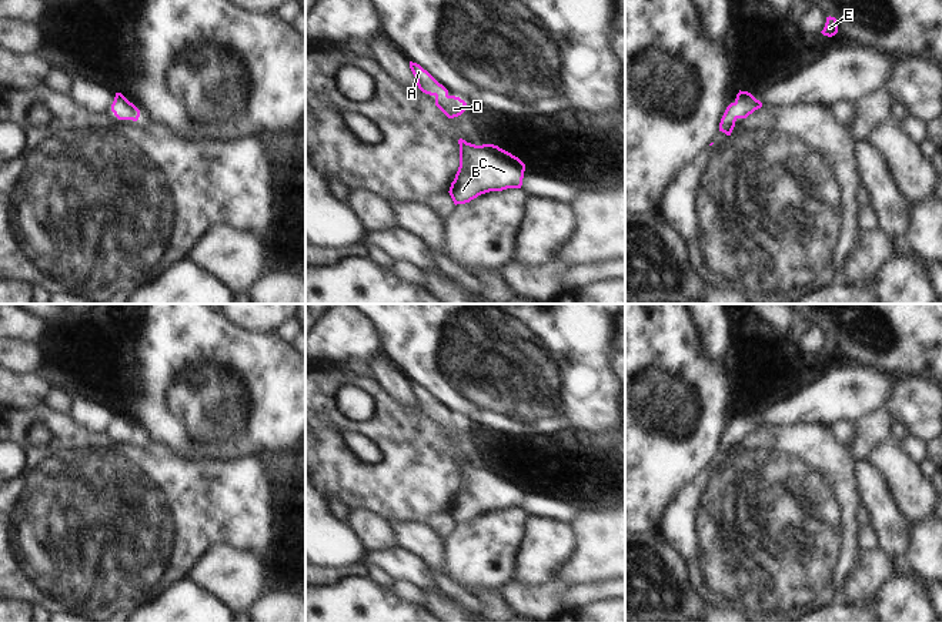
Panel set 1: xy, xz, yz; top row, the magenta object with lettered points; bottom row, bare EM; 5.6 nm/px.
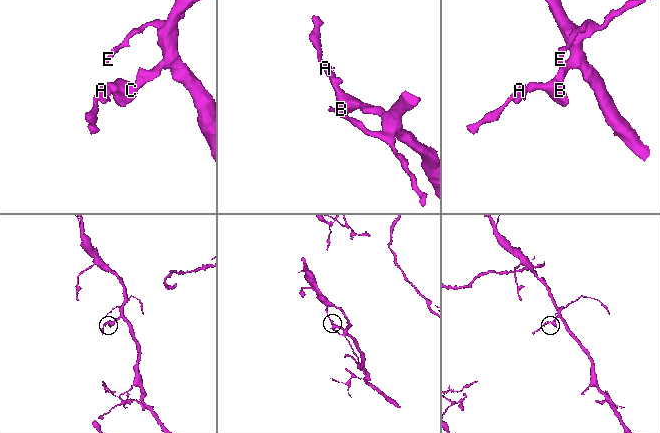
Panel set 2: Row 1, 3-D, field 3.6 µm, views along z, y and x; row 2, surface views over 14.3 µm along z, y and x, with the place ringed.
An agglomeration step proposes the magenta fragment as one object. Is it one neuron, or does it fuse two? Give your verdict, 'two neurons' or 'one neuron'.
one neuron

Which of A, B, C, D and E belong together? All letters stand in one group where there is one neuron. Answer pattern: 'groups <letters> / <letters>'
groups A B C D E

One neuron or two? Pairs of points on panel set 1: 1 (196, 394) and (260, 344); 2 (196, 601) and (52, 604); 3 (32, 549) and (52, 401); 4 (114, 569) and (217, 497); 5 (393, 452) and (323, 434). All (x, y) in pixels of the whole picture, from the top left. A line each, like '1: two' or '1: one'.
1: one
2: two
3: two
4: one
5: one

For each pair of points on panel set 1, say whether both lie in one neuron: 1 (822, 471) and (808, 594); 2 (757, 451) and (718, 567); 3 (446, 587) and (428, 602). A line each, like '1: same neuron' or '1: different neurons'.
1: same neuron
2: same neuron
3: different neurons

